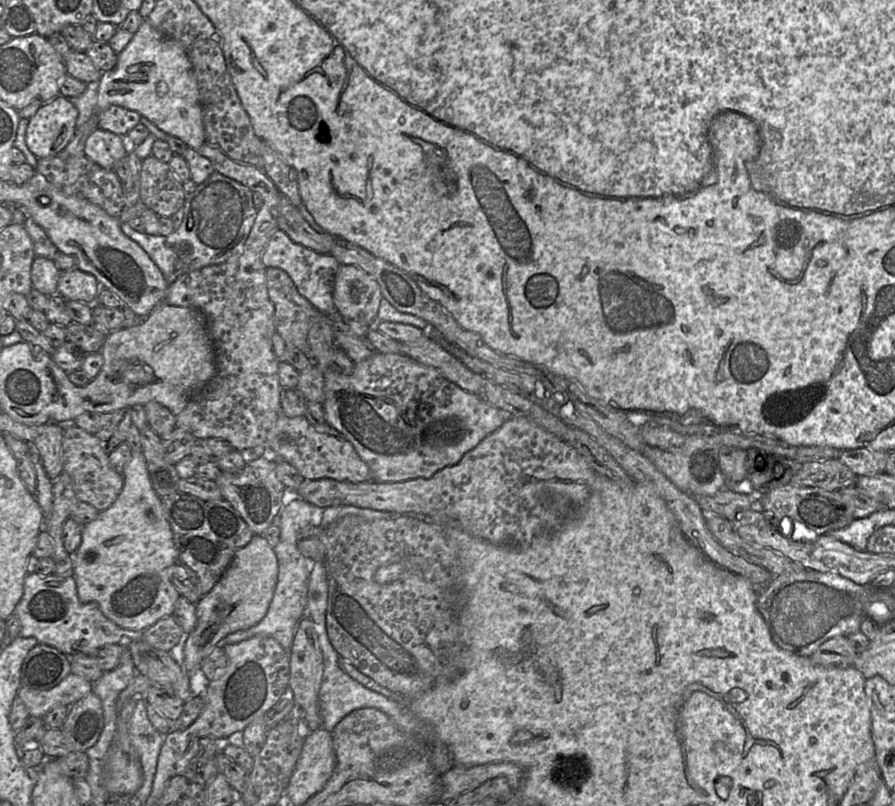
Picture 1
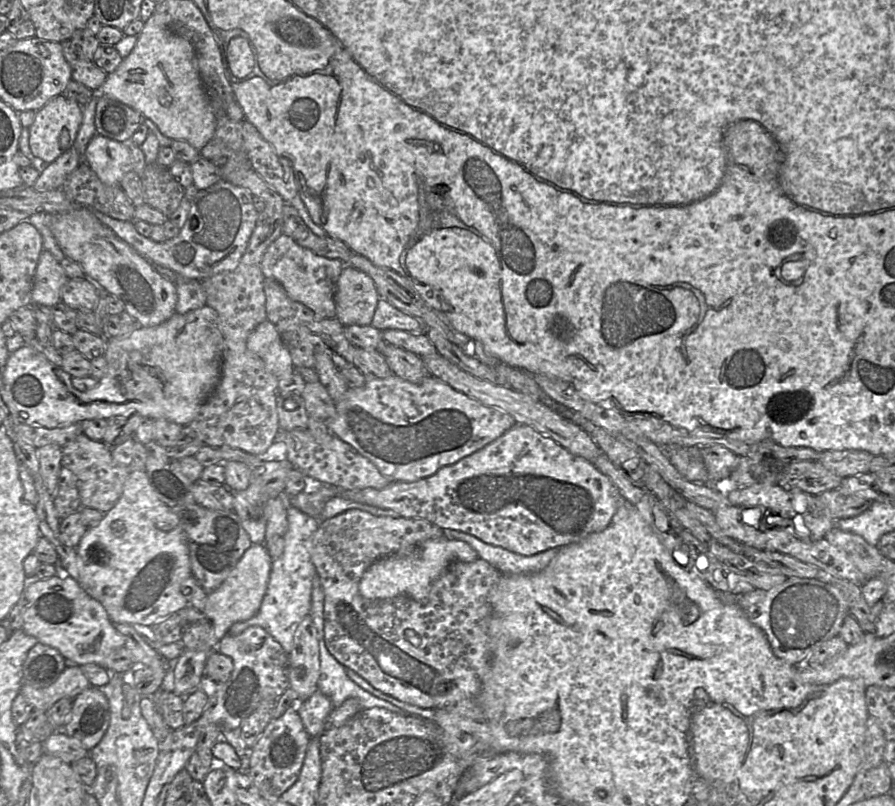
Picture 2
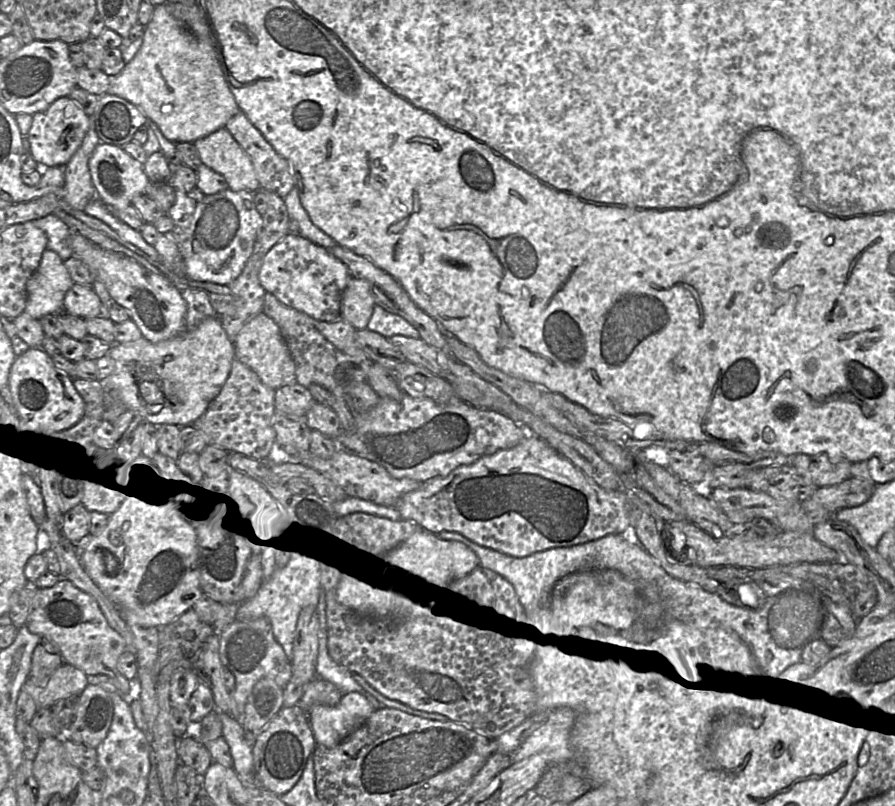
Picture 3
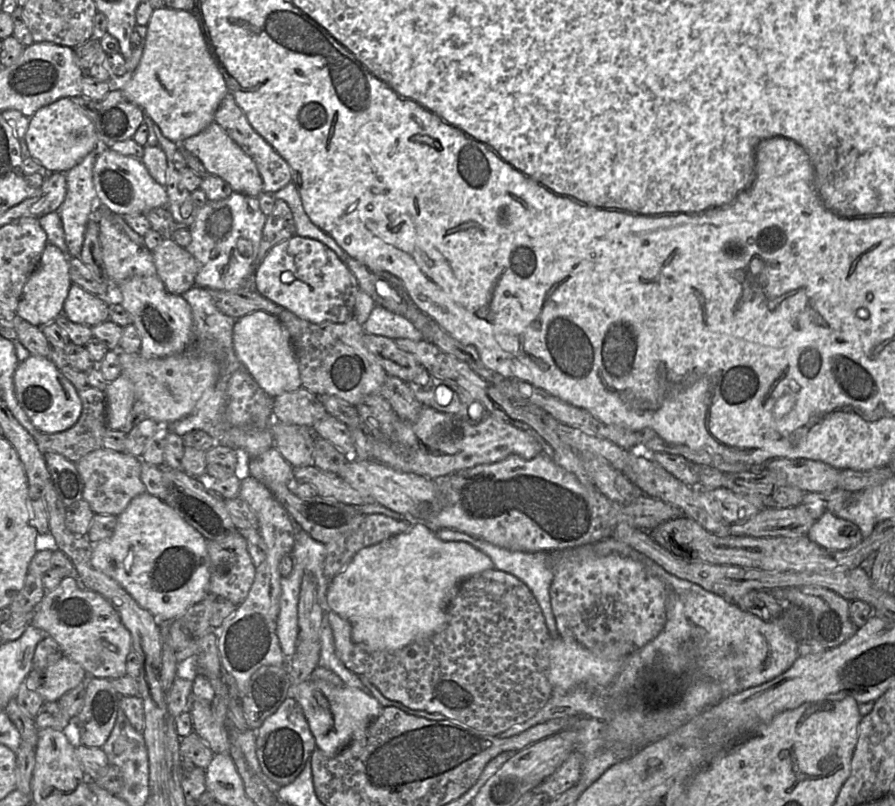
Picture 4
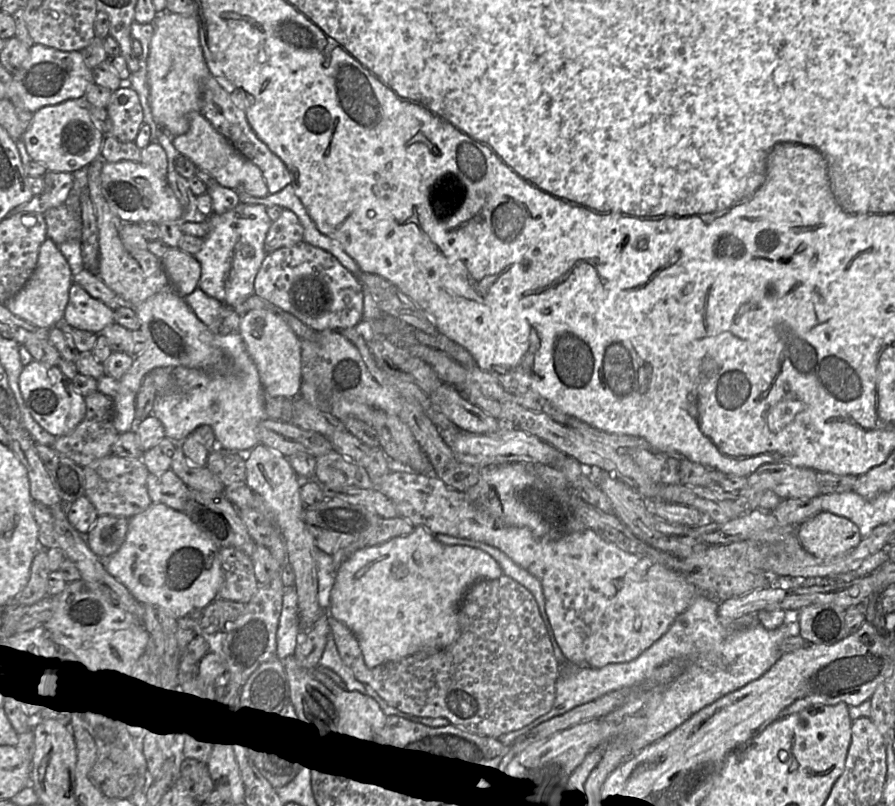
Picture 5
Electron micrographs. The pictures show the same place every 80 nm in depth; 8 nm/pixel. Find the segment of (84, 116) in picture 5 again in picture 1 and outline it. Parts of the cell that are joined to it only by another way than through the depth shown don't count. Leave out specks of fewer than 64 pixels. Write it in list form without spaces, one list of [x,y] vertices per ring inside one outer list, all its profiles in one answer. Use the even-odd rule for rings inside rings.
[[[62,95],[43,103],[29,119],[26,130],[26,145],[38,158],[48,158],[61,152],[71,141],[76,131],[78,110]]]

